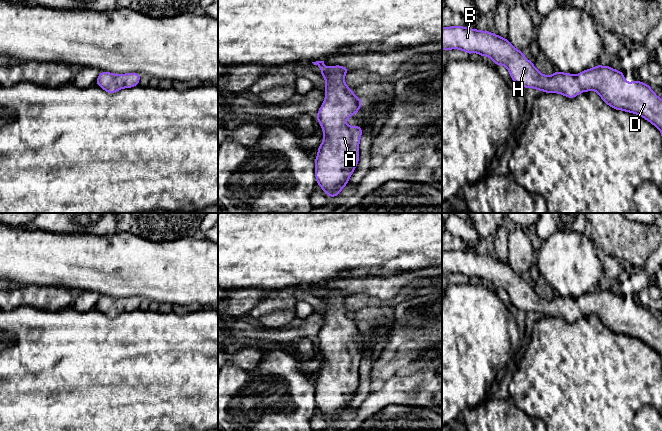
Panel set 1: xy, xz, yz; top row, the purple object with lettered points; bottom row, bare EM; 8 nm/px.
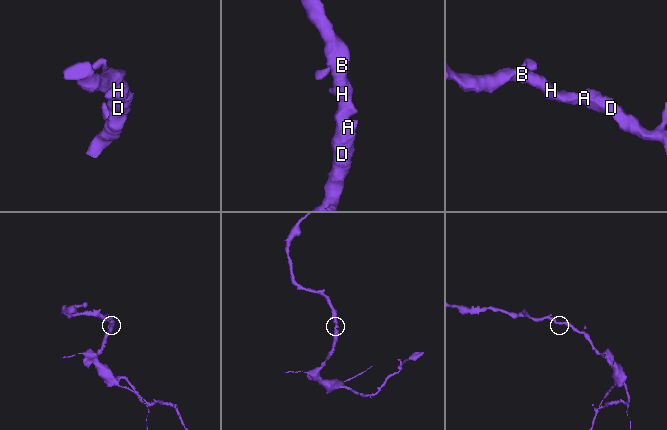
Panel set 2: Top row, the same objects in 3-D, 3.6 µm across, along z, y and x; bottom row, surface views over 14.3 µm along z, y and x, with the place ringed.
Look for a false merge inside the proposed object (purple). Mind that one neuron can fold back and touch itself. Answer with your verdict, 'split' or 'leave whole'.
leave whole

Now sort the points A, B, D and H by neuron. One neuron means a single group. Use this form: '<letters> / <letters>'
A B D H

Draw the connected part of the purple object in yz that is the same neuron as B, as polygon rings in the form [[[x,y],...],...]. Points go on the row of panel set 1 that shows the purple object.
[[[462,26],[442,28],[442,50],[449,49],[460,49],[468,55],[476,52],[480,56],[490,57],[495,66],[504,65],[508,69],[511,79],[524,88],[532,87],[546,93],[560,93],[568,98],[574,98],[582,91],[594,90],[610,107],[640,115],[656,126],[662,134],[662,99],[653,92],[650,85],[635,79],[631,84],[627,83],[622,71],[614,70],[609,66],[597,65],[578,75],[555,71],[552,76],[546,76],[535,68],[534,64],[522,54],[522,51],[514,48],[508,39],[489,31],[479,31]]]

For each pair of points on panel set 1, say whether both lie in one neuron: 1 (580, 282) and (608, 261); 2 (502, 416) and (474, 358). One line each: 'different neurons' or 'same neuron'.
1: different neurons
2: different neurons

